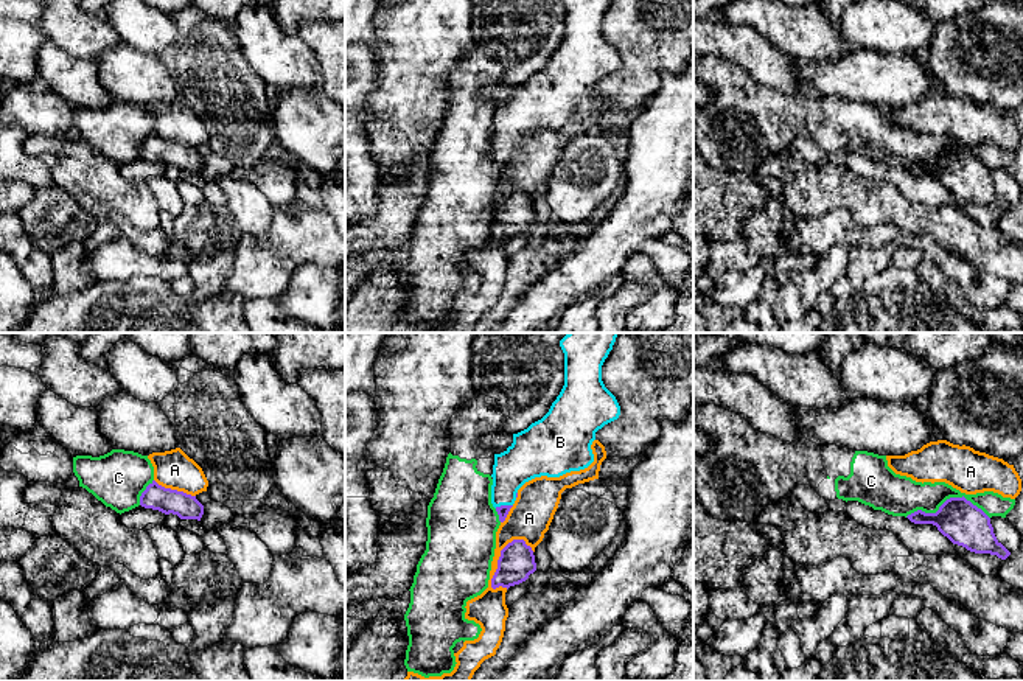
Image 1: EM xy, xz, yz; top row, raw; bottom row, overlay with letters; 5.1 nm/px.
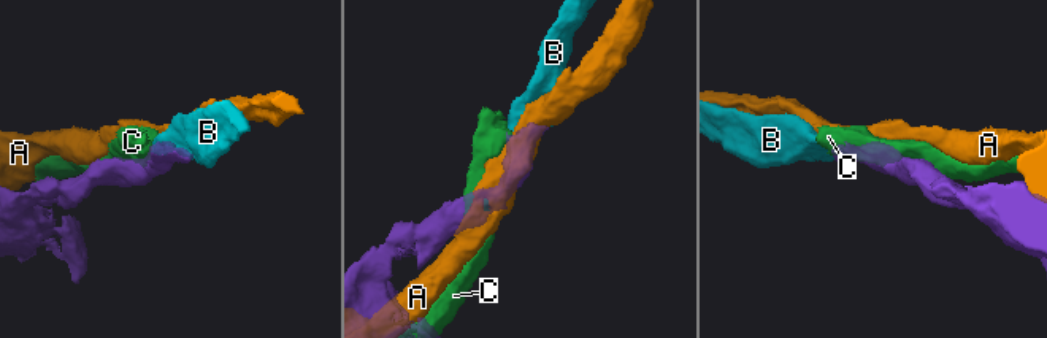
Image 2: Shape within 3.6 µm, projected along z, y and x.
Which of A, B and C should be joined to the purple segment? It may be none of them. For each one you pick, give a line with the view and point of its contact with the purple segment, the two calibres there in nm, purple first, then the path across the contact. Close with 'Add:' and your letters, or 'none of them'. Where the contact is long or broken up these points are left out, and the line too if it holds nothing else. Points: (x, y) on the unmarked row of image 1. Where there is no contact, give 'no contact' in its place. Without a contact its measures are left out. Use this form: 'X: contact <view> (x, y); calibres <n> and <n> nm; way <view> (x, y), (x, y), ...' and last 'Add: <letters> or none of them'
B: contact xz (502, 157); calibres 60 and 200 nm; way xz (502, 162), (502, 157), (506, 132), (521, 114)
Add: B

